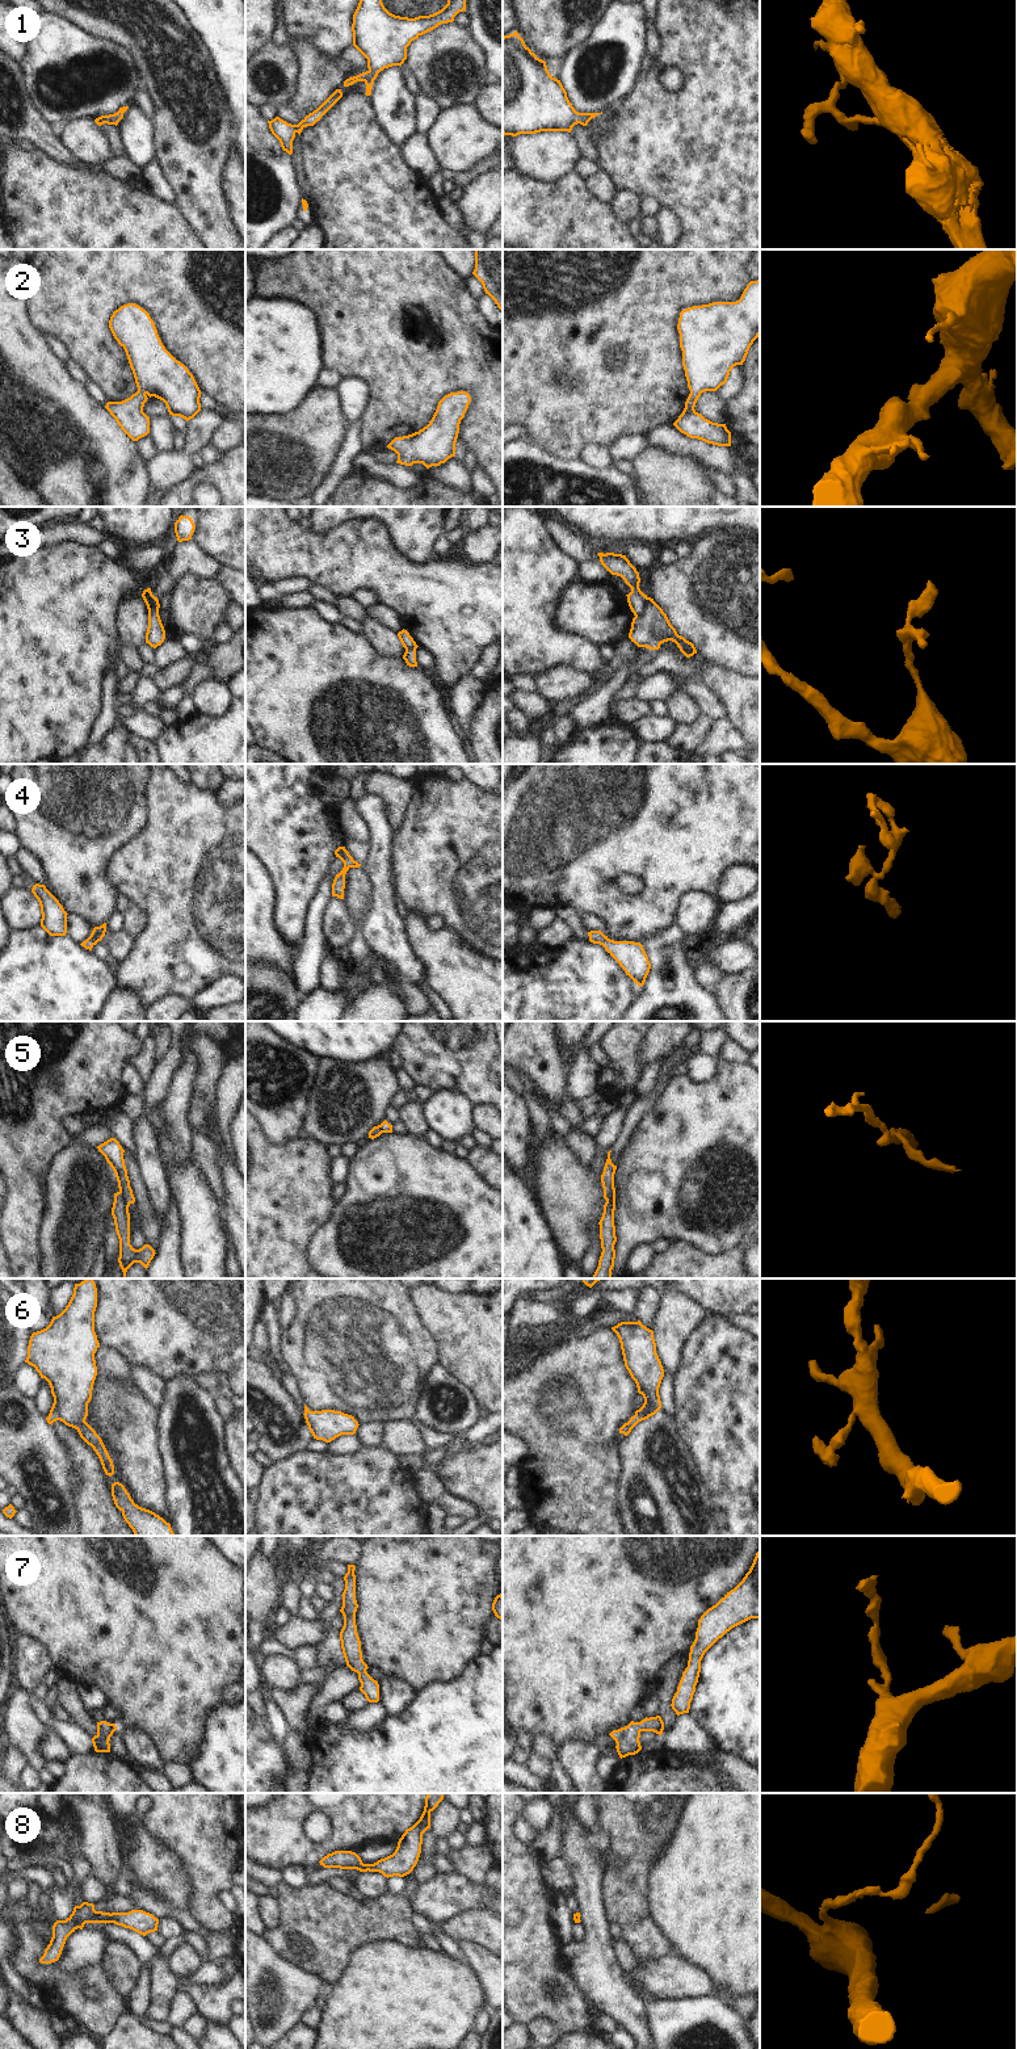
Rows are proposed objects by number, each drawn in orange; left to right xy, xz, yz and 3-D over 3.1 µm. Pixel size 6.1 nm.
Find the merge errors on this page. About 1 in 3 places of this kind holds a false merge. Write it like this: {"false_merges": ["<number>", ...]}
{"false_merges": ["3", "5"]}

